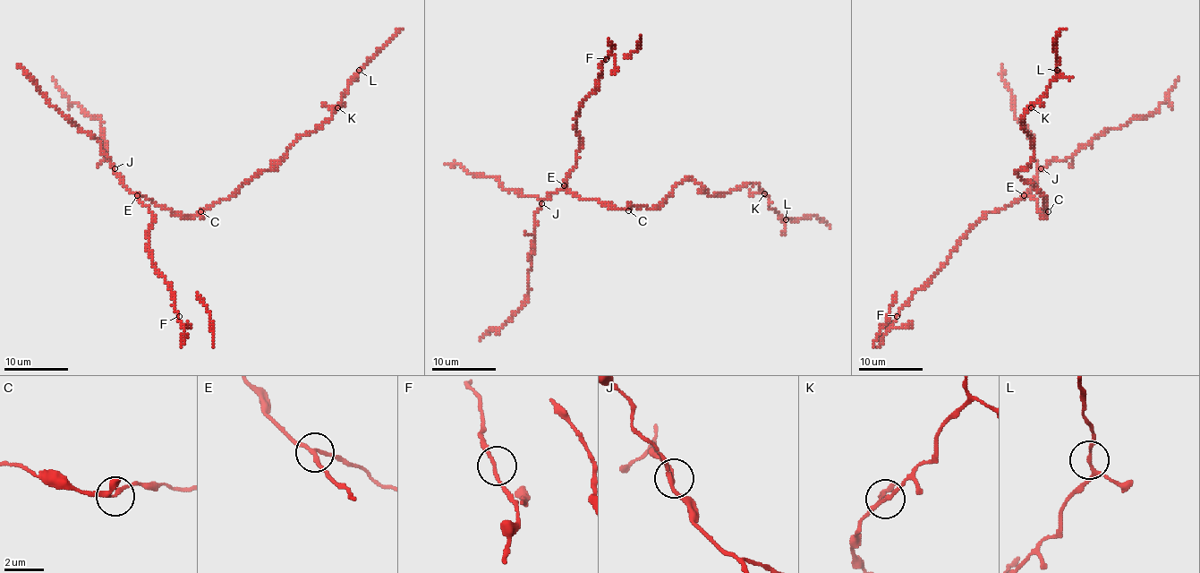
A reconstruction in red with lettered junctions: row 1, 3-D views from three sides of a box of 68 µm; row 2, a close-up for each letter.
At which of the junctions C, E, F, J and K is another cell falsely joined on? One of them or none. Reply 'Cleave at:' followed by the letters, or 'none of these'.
Cleave at: none of these

